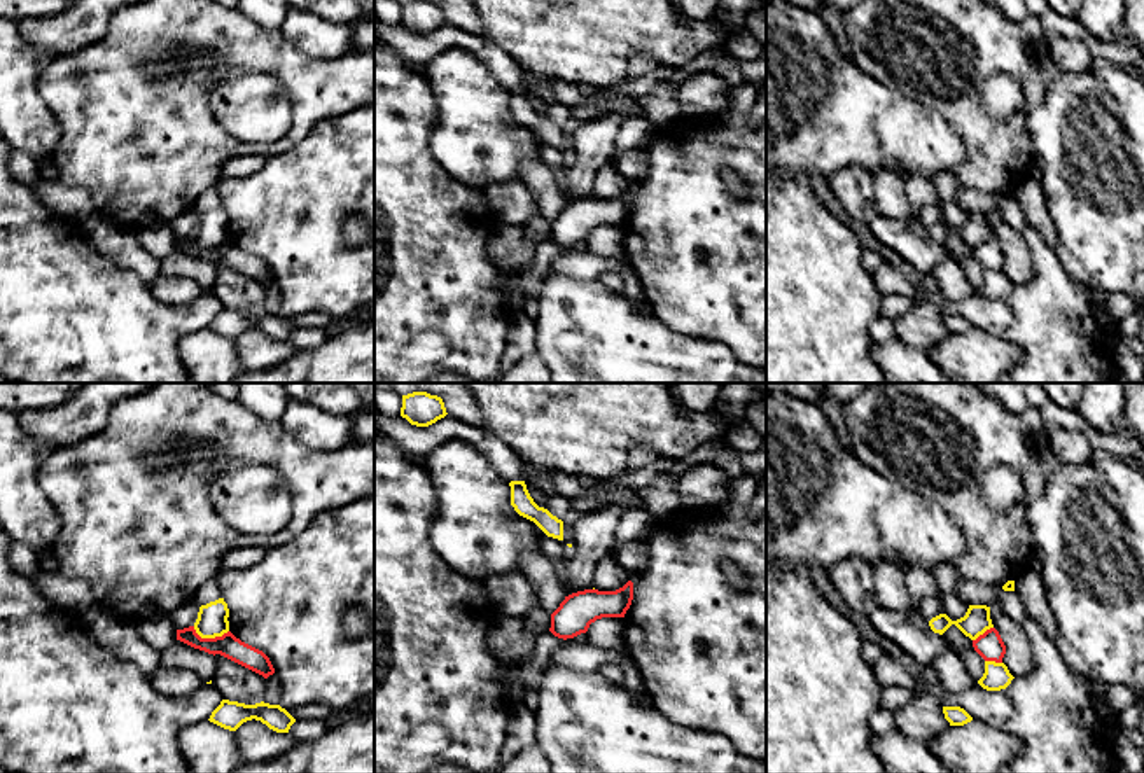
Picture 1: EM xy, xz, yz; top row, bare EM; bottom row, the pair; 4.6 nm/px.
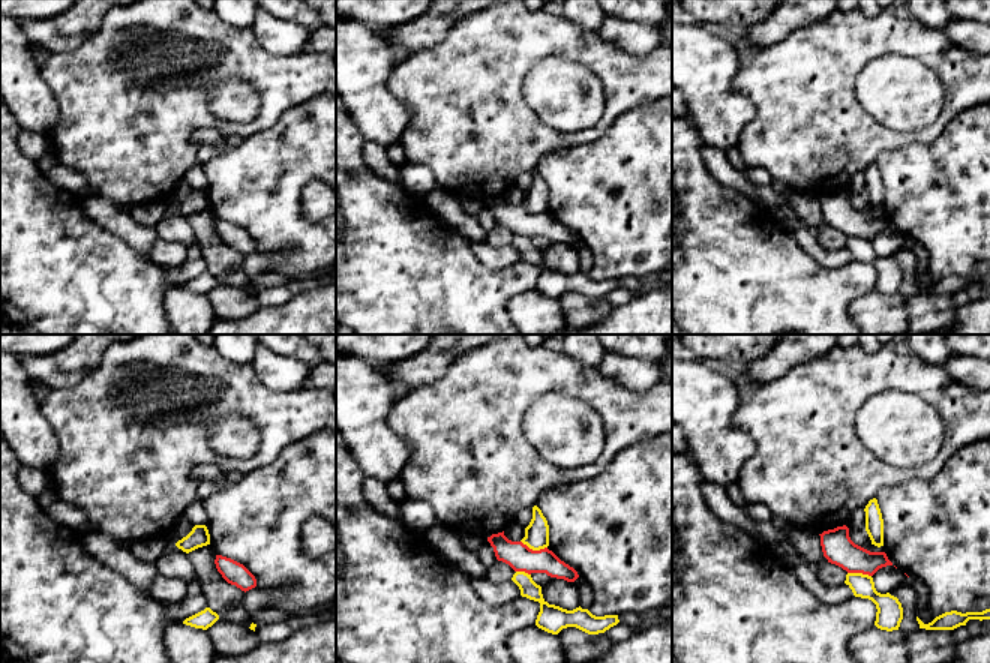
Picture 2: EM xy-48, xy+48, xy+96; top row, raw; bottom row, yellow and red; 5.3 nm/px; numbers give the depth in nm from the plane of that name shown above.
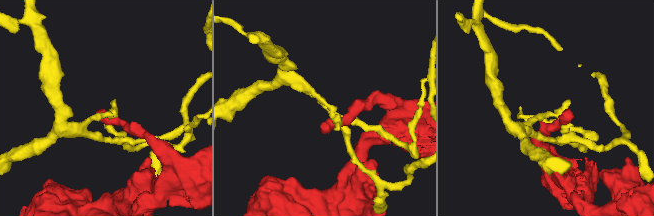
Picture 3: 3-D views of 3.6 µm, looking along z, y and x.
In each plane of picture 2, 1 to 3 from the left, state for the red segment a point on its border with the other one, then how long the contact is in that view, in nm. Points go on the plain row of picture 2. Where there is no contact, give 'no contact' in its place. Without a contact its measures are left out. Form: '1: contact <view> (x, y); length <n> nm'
1: no contact
2: contact xy+48 (534, 213); length 150 nm
3: contact xy+96 (860, 237); length 130 nm

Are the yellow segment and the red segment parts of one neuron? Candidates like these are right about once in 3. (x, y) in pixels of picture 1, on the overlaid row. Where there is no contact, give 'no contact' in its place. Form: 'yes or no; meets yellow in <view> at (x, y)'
no; meets yellow in xy at (210, 637)

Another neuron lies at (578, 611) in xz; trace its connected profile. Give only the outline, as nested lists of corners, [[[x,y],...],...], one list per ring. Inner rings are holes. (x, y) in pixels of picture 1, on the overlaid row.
[[[633,582],[616,591],[584,589],[565,596],[551,614],[549,631],[558,638],[574,638],[586,633],[589,624],[602,617],[624,617],[633,600]]]

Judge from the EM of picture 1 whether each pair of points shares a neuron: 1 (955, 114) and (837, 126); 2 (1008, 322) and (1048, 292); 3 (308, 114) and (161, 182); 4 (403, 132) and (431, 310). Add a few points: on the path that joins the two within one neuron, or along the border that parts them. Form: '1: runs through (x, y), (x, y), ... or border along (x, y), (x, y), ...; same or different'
1: border along (905, 97), (934, 109), (957, 135), (964, 151); different
2: runs through (1018, 317), (1024, 317), (1038, 303); same
3: runs through (275, 147), (200, 147); same
4: runs through (403, 175), (403, 266); same

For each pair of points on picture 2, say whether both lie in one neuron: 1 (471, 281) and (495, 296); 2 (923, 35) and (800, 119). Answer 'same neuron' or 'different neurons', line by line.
1: same neuron
2: same neuron

